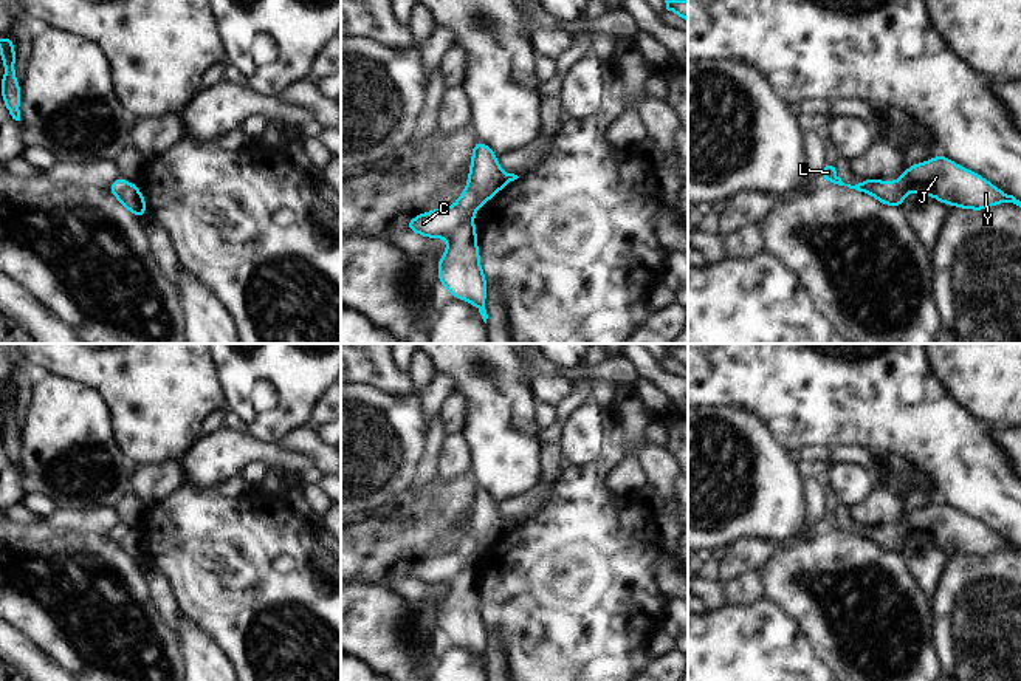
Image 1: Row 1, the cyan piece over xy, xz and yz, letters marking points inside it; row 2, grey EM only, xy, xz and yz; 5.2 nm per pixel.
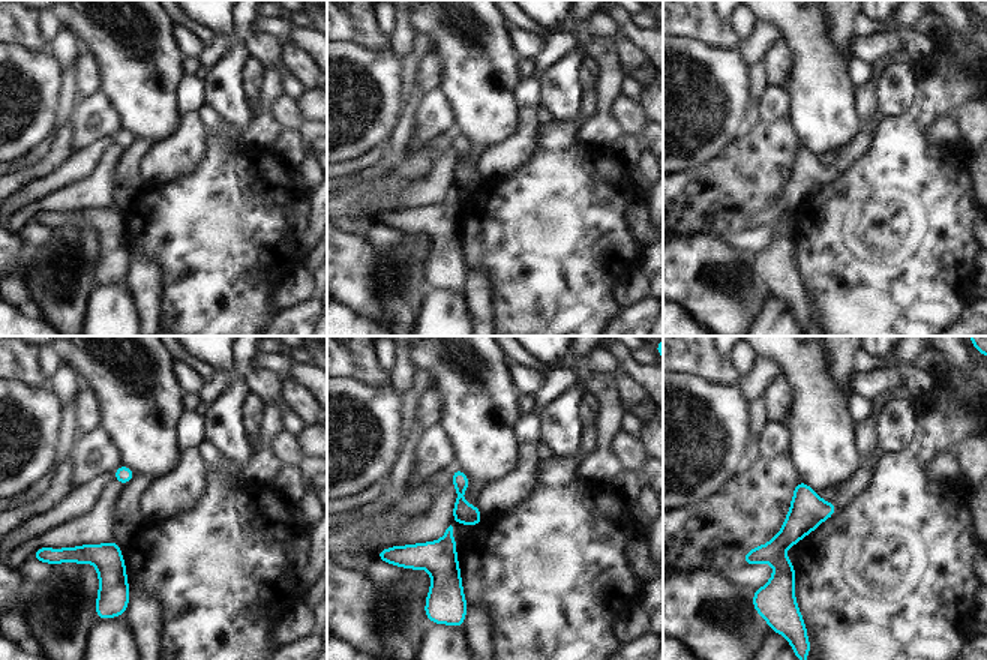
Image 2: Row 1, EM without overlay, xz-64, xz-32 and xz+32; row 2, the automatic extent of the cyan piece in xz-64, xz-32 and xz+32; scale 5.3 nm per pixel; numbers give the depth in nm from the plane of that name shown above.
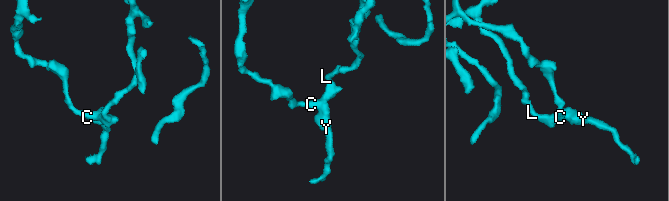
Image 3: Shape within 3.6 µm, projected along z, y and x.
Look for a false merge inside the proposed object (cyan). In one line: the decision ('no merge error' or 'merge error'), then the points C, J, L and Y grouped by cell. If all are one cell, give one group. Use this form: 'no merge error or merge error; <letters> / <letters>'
no merge error; C J L Y

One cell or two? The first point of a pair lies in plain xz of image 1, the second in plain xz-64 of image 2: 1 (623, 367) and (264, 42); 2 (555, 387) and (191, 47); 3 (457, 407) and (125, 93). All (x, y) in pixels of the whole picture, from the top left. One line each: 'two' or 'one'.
1: two
2: one
3: two

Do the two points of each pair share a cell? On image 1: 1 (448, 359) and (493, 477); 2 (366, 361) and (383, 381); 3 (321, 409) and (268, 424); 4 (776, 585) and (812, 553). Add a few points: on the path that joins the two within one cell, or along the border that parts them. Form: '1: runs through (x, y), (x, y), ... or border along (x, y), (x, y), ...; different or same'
1: runs through (477, 389), (493, 404), (493, 448); same
2: runs through (371, 366), (381, 376); same
3: border along (324, 390), (312, 410), (309, 424); different
4: runs through (786, 576), (803, 562); same

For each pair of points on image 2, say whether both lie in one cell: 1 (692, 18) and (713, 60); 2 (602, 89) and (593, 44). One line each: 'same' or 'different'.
1: different
2: same

